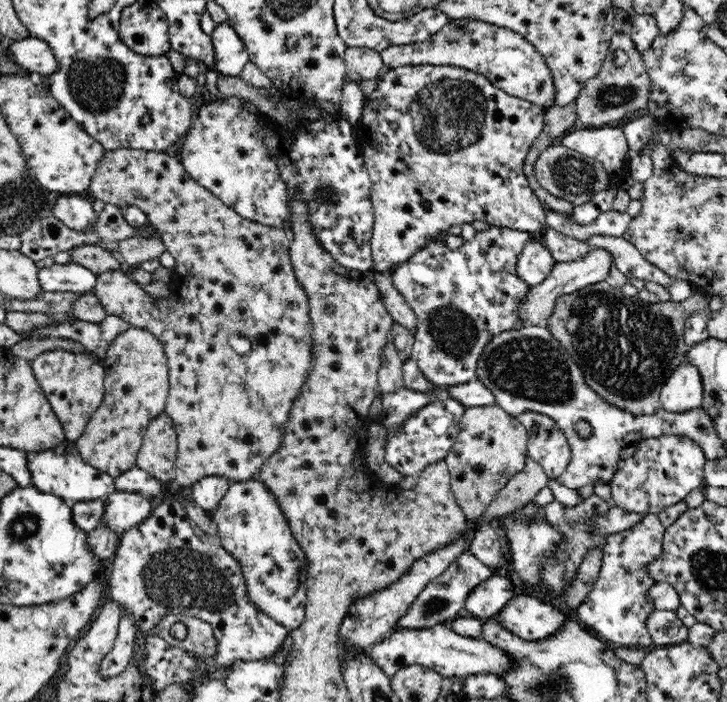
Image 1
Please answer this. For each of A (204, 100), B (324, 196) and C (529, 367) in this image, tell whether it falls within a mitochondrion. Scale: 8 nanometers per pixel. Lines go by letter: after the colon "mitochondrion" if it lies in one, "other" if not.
A: other
B: mitochondrion
C: mitochondrion

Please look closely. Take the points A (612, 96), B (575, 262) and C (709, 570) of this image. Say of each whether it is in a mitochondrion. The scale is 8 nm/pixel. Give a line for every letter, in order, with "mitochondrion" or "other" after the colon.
A: mitochondrion
B: other
C: mitochondrion

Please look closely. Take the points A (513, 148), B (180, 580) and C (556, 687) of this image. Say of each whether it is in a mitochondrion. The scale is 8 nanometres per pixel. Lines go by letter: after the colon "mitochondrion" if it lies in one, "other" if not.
A: other
B: mitochondrion
C: mitochondrion

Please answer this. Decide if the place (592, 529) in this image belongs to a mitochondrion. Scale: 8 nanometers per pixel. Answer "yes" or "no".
no

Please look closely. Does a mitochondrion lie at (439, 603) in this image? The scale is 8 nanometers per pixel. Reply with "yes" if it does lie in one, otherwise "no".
yes

